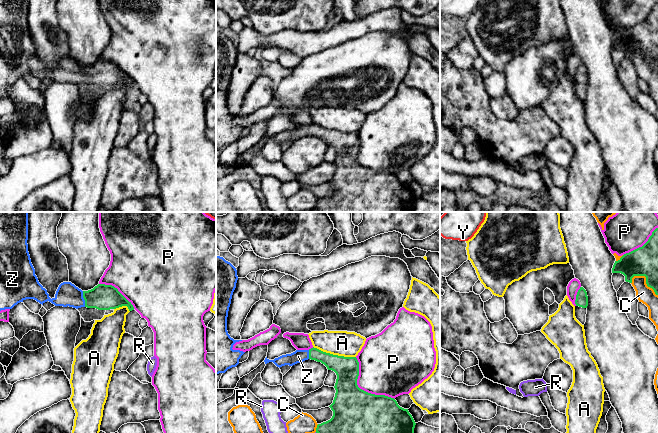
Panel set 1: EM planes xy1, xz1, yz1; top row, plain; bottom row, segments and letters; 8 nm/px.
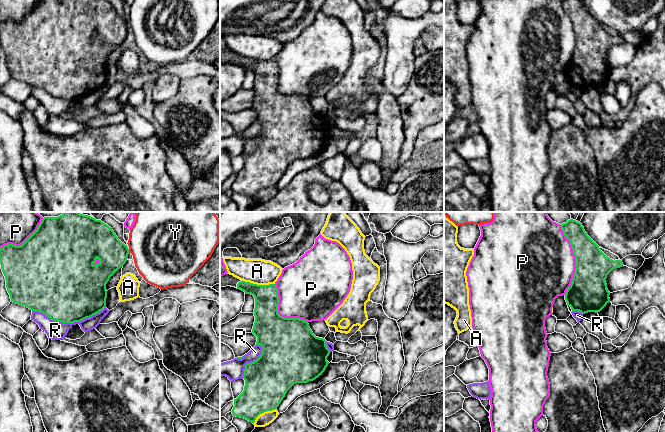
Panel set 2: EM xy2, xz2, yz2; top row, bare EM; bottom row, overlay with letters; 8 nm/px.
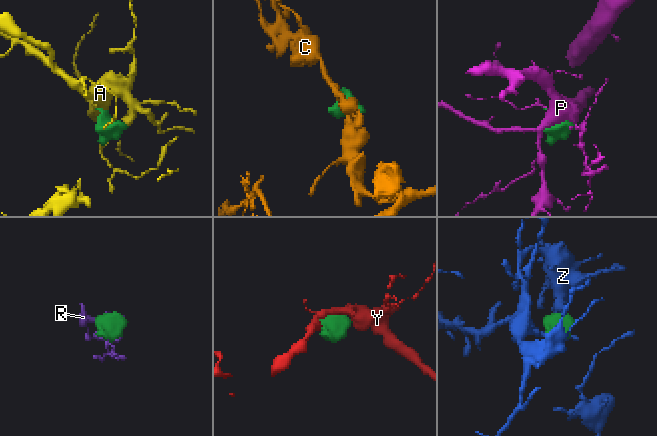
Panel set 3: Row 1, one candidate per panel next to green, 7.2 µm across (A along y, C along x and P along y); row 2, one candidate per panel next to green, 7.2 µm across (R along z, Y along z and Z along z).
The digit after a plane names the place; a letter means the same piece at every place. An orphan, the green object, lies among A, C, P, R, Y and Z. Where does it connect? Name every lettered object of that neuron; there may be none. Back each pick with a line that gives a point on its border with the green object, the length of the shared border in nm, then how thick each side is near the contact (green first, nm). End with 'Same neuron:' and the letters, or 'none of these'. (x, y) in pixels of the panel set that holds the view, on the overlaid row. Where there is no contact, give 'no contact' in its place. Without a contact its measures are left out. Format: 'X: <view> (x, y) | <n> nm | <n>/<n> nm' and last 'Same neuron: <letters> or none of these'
Z: xy1 (84, 299) | 130 nm | 200/190 nm
Same neuron: Z

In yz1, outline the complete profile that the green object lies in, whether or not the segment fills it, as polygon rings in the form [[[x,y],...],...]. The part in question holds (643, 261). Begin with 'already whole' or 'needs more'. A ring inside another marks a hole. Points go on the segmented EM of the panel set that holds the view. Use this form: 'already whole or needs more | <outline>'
already whole | [[[658,228],[642,246],[615,261],[612,273],[621,273],[632,283],[634,276],[645,276],[646,284],[658,295]]]

